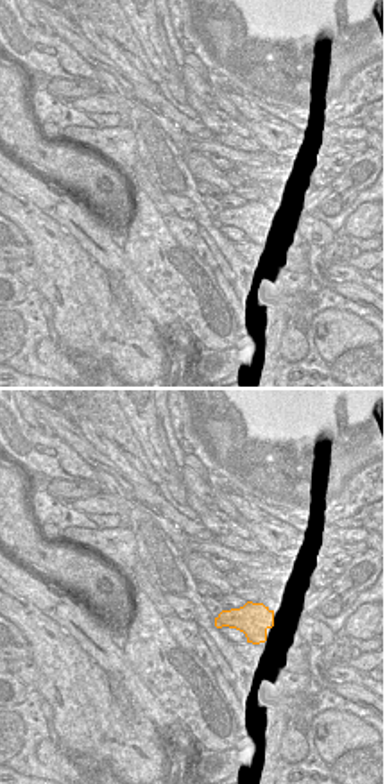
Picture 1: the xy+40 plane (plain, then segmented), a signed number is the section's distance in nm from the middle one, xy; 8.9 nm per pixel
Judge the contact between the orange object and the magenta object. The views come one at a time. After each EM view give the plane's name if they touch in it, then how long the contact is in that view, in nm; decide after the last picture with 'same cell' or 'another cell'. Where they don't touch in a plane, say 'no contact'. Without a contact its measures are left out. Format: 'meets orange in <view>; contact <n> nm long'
no contact

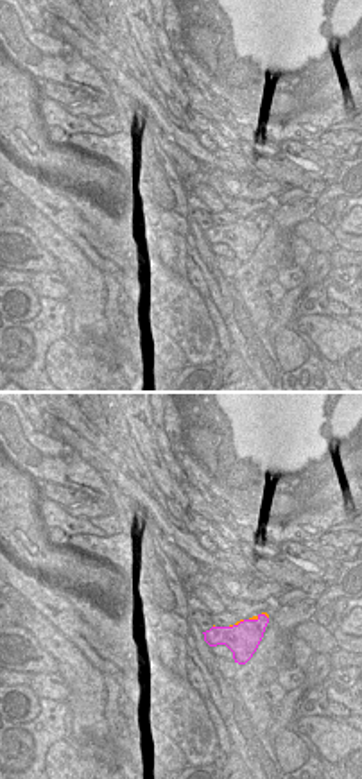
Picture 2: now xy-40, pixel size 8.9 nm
meets orange in xy-40; contact 160 nm long

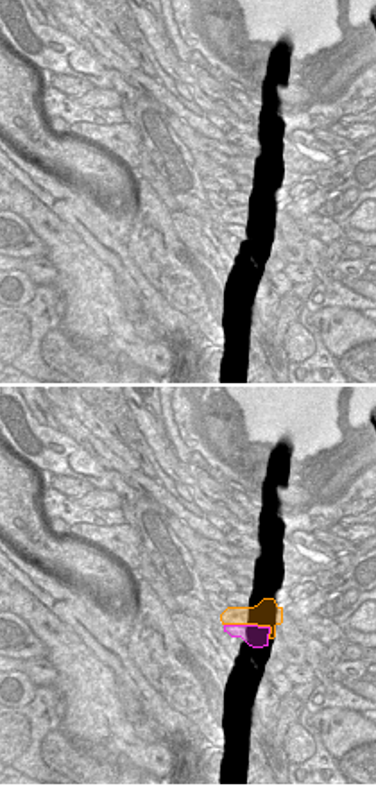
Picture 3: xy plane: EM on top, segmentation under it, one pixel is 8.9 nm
meets orange in xy; contact 440 nm long

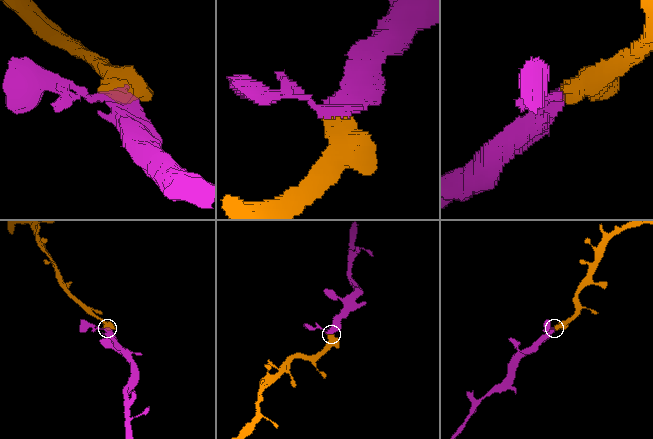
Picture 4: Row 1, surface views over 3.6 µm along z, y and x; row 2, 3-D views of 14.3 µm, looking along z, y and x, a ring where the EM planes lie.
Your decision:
same cell

